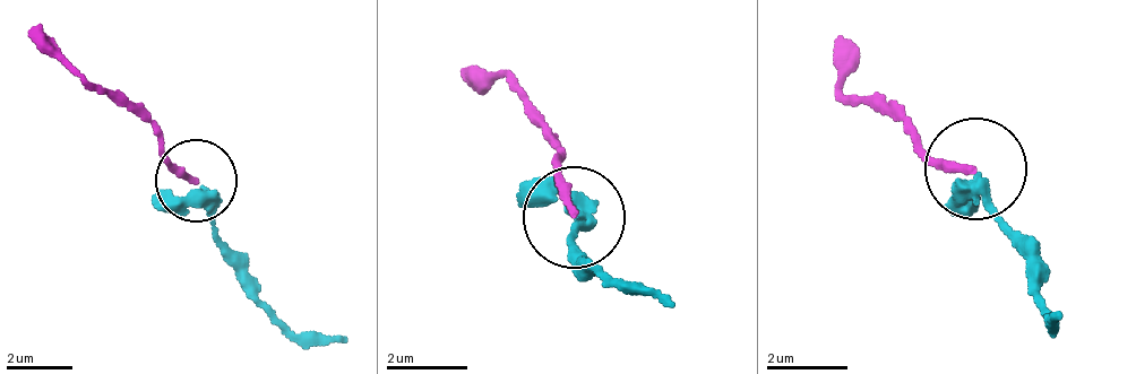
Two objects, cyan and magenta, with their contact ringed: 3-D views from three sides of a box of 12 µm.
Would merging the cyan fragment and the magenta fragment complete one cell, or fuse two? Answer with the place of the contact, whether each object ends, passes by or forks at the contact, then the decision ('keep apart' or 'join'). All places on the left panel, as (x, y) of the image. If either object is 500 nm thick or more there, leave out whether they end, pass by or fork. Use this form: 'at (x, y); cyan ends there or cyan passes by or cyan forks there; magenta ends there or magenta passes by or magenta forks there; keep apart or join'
at (196, 180); cyan passes by; magenta ends there; join

